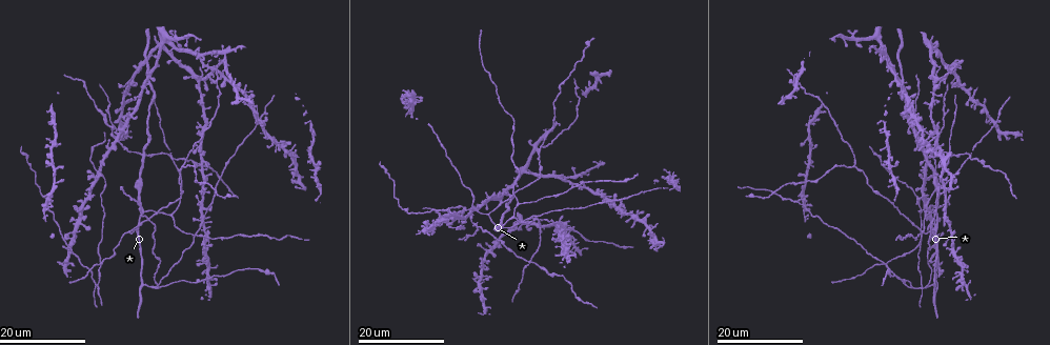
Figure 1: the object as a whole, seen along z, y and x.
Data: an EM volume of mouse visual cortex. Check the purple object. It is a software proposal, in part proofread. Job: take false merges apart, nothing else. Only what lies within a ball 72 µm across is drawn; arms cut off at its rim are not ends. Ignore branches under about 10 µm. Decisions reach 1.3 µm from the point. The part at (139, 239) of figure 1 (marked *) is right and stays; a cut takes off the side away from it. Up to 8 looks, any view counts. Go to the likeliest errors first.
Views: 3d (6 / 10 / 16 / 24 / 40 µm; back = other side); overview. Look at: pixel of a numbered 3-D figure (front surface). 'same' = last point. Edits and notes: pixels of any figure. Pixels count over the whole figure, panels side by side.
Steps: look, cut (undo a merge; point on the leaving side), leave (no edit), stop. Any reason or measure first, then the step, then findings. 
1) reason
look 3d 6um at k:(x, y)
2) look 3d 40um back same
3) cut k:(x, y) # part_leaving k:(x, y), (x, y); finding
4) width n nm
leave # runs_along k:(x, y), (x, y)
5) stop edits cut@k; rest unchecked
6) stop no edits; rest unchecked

look 3d 16um at 1:(108, 148)

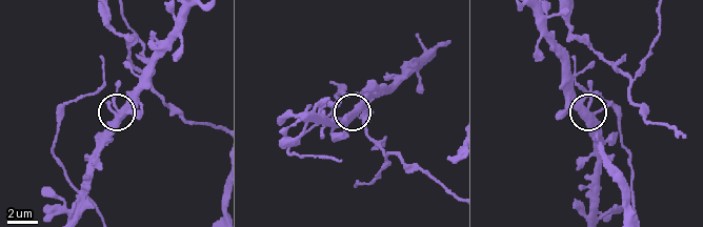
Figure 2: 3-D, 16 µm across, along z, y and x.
closer look
look 3d 6um at 2:(116, 111)

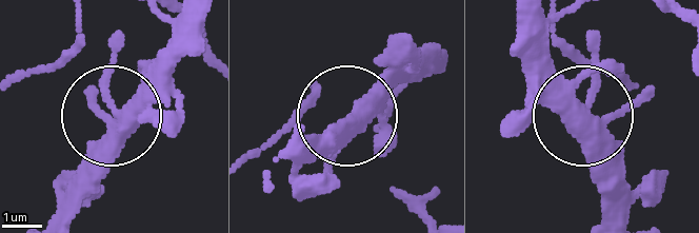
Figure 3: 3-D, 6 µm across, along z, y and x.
width 390 nm
leave # continuous, no second neuron

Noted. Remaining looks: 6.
arms part here
look 3d 16um at 1:(531, 262)

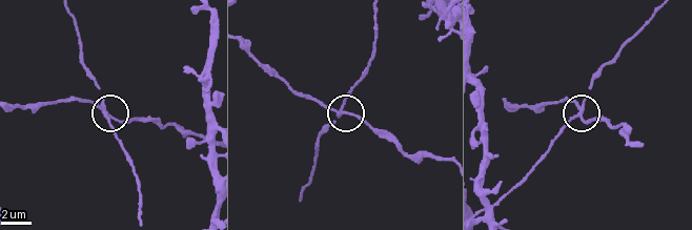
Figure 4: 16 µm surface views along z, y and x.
look 3d 10um at 4:(583, 117)

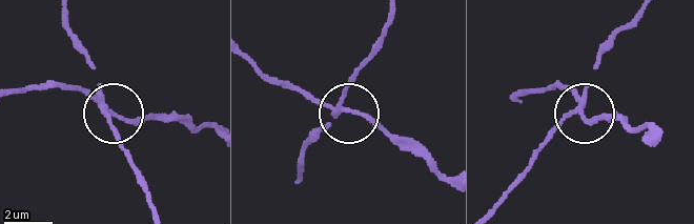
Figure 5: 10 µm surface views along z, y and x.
side_arm 24 um
cut 5:(70, 86) # part_leaving 5:(101, 103), (55, 84), (18, 88); two neurons meet here

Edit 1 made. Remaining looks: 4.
a fork
look 3d 24um at 1:(145, 209)

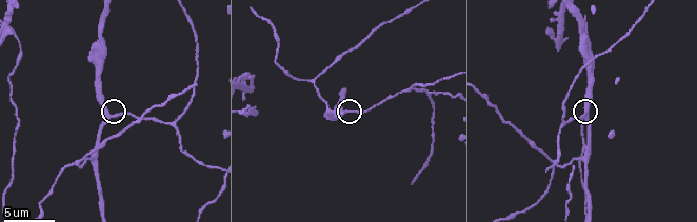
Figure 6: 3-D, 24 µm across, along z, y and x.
look 3d 10um at 6:(110, 115)

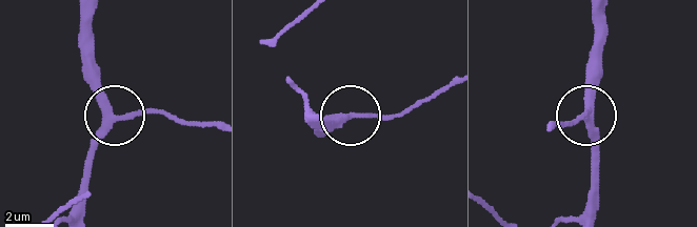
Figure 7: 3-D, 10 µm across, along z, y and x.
arms 3
leave # all the same neuron

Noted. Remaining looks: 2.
arms part here
look 3d 16um at 1:(160, 288)

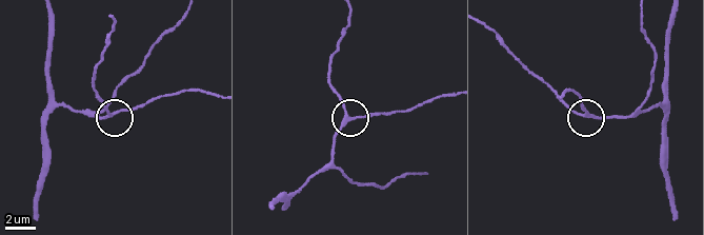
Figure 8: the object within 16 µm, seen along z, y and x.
look 3d 10um at 8:(348, 117)

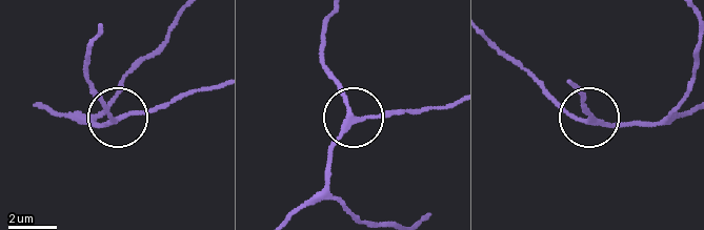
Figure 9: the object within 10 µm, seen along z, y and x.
arms 3
leave # continuous, no second neuron

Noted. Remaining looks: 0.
stop edits cut@5; rest unchecked

